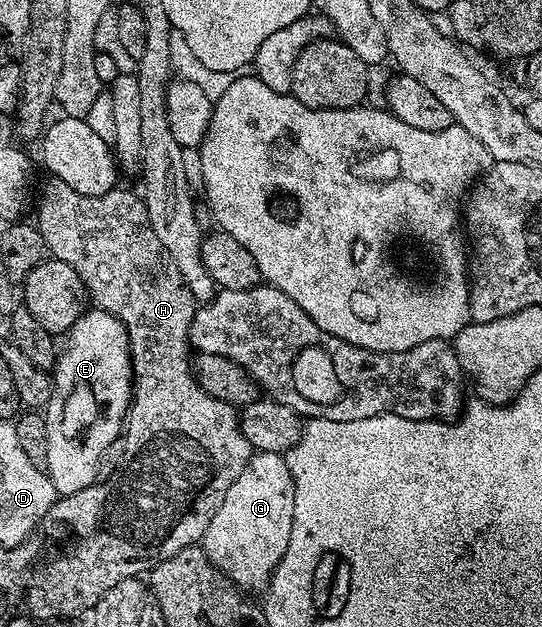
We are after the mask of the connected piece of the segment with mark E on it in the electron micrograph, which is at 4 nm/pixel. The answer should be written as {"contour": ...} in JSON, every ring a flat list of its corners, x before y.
{"contour":[[89,308,73,324,73,328,68,330,65,335,67,347,62,347,61,353,56,357,55,369,53,371,53,381,51,384,51,398,48,399,45,407,45,417,47,420,47,431,49,432,49,456,47,457,46,473,51,476,51,483,56,495,76,494,85,488,95,485,99,478,99,461,101,456,107,453,109,444,113,444,115,438,120,437,121,431,125,426,125,419,128,410,131,408,133,397,133,371,131,369,131,346,127,342,127,330,123,327,123,322,117,320,109,312,98,308]]}

